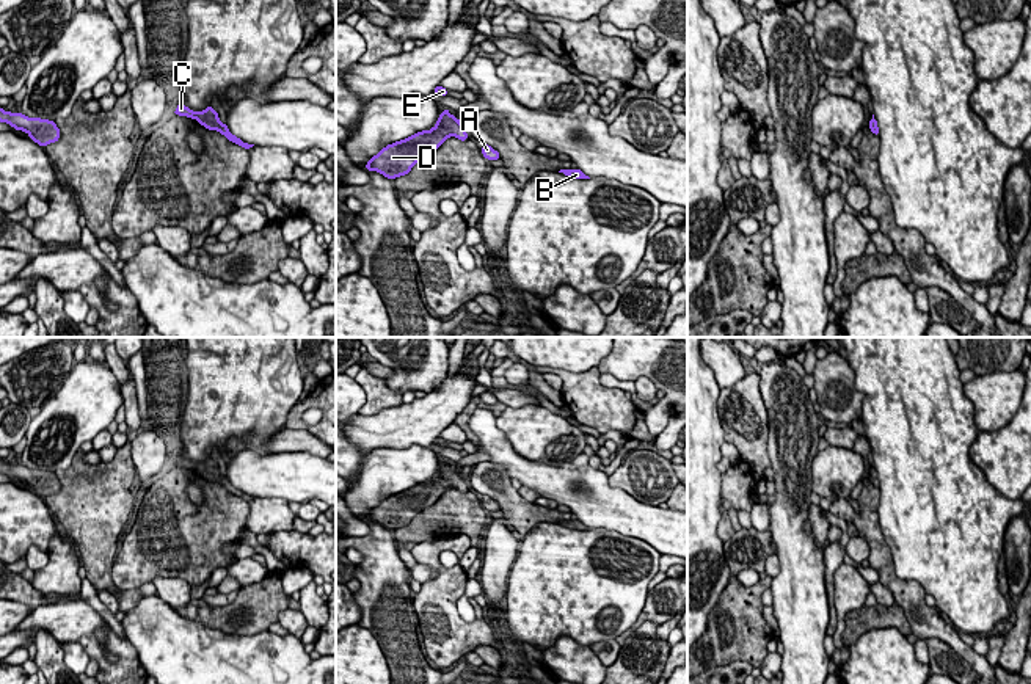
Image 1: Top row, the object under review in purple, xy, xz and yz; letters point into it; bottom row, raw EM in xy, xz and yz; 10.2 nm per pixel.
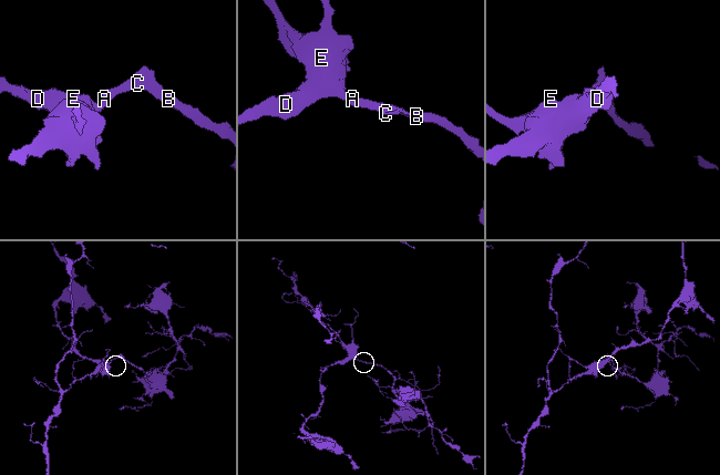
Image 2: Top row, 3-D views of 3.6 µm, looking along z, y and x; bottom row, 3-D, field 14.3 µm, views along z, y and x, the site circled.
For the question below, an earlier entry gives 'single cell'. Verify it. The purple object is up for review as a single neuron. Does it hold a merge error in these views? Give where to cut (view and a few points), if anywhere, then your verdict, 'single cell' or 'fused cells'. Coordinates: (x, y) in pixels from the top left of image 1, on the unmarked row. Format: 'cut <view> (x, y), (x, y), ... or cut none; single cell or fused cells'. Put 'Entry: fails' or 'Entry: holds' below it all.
cut none; single cell
Entry: holds

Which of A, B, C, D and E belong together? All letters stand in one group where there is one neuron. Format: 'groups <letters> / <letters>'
groups A B C D E

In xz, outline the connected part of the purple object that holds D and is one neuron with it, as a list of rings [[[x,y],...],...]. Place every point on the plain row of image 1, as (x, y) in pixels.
[[[447,460],[443,461],[433,480],[388,496],[367,513],[366,521],[394,532],[408,526],[417,513],[432,507],[449,488],[466,493],[468,485],[461,472],[450,466]]]

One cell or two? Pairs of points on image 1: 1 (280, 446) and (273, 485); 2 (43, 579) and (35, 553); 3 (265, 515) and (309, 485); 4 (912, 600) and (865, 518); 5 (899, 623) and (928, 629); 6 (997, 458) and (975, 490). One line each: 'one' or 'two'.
1: two
2: two
3: two
4: one
5: two
6: two

